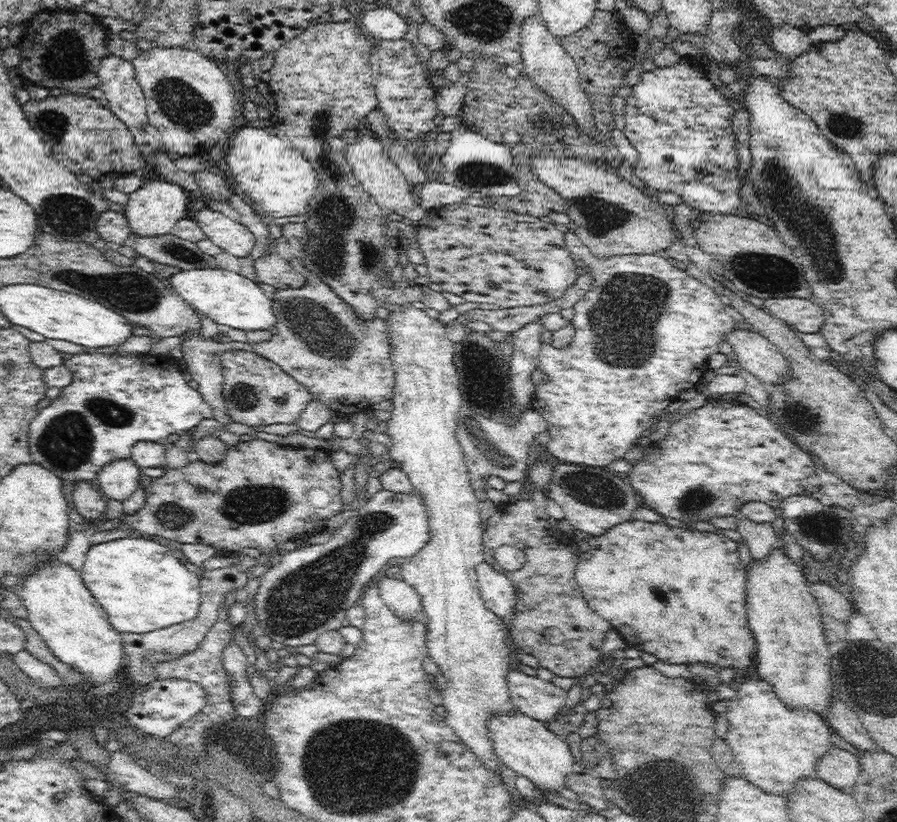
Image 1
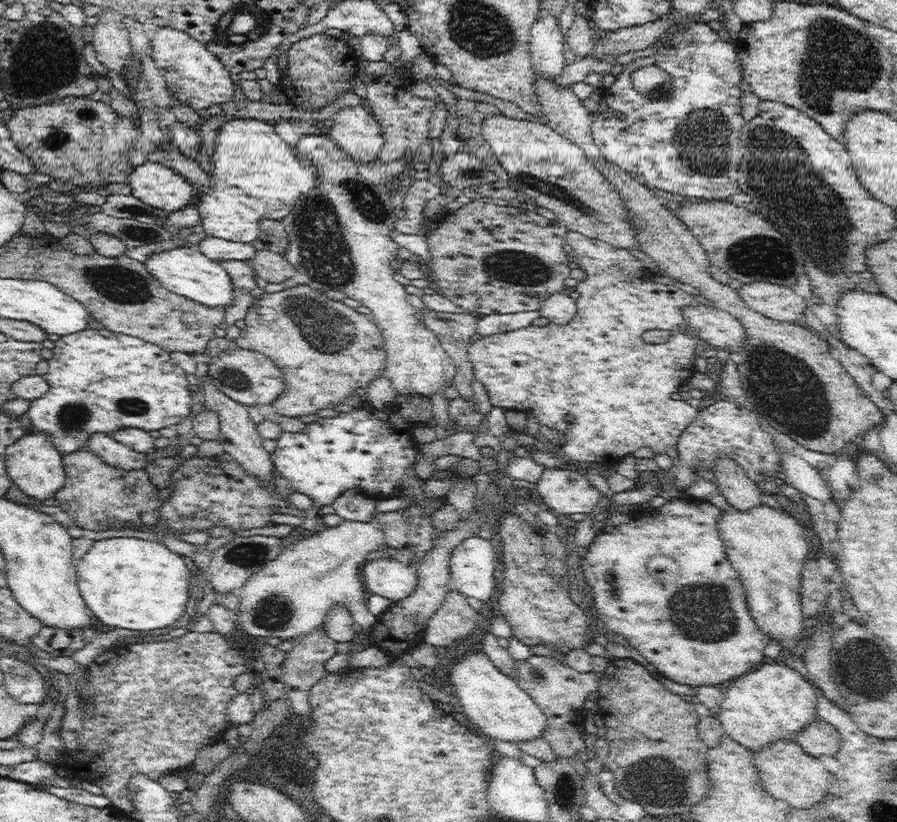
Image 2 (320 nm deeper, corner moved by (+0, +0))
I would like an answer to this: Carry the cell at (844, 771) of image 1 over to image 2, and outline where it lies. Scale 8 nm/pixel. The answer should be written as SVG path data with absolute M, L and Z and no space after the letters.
M817 717L801 728L795 737L797 744L800 744L806 753L818 758L823 755L834 756L842 740L836 727Z

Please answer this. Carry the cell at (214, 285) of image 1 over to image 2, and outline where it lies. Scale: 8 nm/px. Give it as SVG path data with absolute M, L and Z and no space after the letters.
M178 247L166 252L156 252L145 261L145 267L172 293L208 307L232 306L234 288L230 275L218 261L203 256L195 247Z

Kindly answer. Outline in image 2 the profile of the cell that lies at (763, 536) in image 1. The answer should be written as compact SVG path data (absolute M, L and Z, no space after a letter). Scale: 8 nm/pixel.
M720 457L713 466L713 472L715 483L728 504L740 511L747 511L762 503L760 488L730 457Z

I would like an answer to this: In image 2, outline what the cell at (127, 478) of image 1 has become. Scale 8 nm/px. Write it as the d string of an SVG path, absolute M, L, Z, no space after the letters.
M92 433L86 444L86 451L96 453L108 465L124 470L144 469L147 464L146 453L118 442L112 434Z

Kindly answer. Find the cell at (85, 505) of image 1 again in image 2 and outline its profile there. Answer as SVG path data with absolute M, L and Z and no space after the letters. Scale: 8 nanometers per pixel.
M86 448L63 455L65 483L52 498L67 512L73 523L88 530L118 529L126 524L140 526L142 512L157 512L162 506L156 493L158 488L150 481L144 469L124 470L105 463L96 453Z

